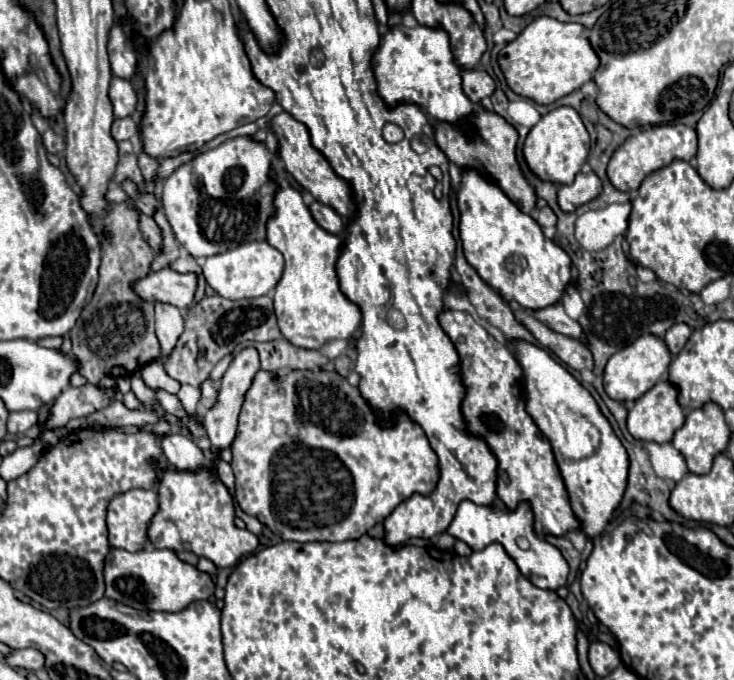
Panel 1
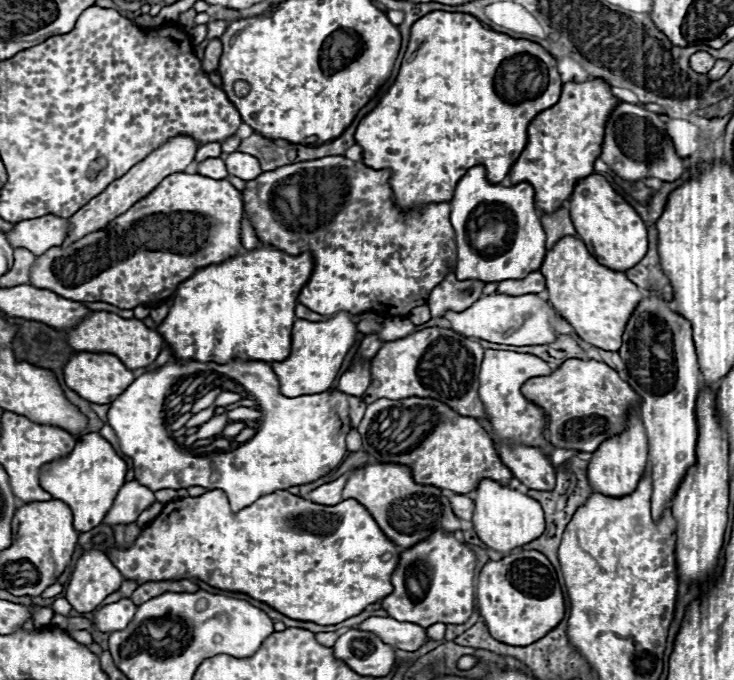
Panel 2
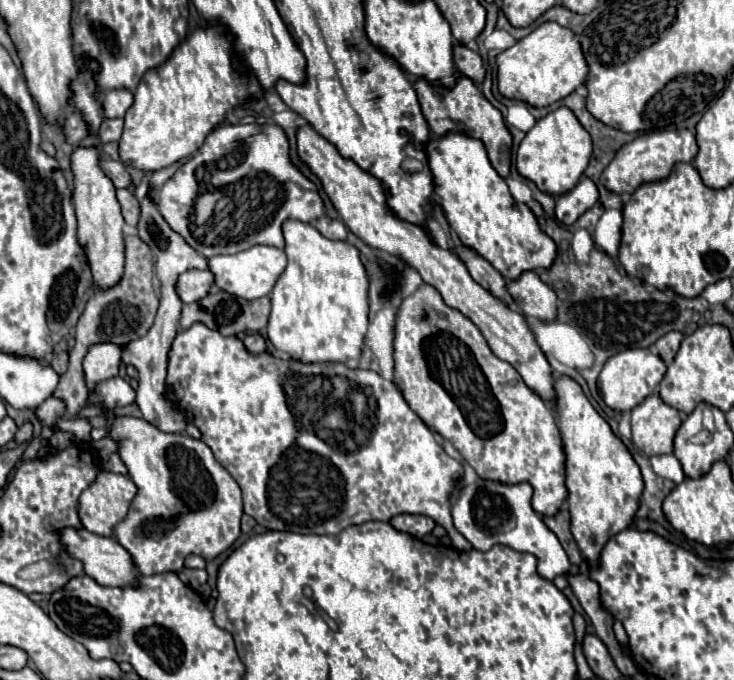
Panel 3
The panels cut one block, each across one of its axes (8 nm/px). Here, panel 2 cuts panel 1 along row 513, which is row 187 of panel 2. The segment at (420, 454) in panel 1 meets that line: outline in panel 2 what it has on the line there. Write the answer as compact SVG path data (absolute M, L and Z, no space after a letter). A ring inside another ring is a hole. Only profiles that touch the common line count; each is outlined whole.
M324 156L280 166L246 182L246 188L242 190L244 210L258 240L264 246L278 248L292 256L302 252L312 254L314 270L298 296L298 302L312 312L336 314L348 310L352 314L376 312L384 318L406 316L416 306L426 304L416 300L428 300L432 288L456 268L456 240L450 226L450 204L426 204L402 210L394 204L394 194L388 182L390 176L390 170L372 170L346 156Z

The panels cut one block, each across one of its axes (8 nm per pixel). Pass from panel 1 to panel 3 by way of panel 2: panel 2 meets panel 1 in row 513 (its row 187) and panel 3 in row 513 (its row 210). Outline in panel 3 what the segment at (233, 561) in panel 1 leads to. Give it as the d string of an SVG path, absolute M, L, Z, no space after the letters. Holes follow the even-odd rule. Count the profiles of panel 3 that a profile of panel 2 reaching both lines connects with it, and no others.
M106 416L106 430L118 442L118 456L138 488L128 516L112 536L128 550L142 576L178 572L188 554L212 560L234 544L242 518L240 486L216 462L208 444L182 432L160 432L136 416Z

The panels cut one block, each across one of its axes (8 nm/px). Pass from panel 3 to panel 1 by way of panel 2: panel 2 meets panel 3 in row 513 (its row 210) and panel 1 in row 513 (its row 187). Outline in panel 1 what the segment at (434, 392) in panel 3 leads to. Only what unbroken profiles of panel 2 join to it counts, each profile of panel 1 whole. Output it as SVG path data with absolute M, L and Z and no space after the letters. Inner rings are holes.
M446 308L440 314L444 332L454 342L460 358L460 376L466 388L462 412L472 434L482 436L498 458L498 498L516 510L520 502L528 502L534 514L534 532L538 536L566 536L580 530L580 520L570 508L568 492L560 476L550 442L540 434L524 406L522 368L512 352L498 342L468 312Z

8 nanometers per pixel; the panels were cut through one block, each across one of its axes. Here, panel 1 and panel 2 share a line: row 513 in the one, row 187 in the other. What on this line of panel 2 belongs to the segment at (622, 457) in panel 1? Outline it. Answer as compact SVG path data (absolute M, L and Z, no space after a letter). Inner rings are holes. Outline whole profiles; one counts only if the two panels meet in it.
M590 174L578 180L570 196L570 216L578 238L588 246L600 264L612 270L626 272L638 264L648 250L646 226L640 220L640 214L610 186L602 174Z

